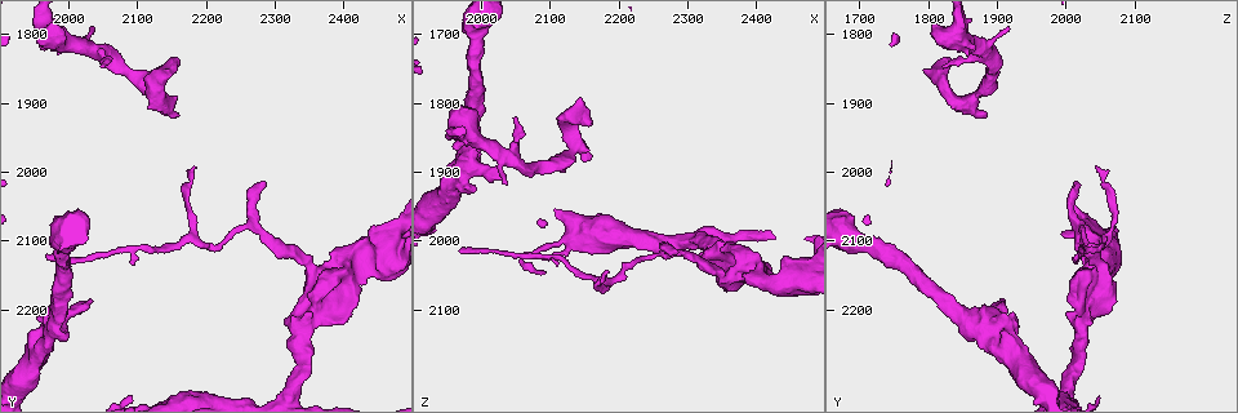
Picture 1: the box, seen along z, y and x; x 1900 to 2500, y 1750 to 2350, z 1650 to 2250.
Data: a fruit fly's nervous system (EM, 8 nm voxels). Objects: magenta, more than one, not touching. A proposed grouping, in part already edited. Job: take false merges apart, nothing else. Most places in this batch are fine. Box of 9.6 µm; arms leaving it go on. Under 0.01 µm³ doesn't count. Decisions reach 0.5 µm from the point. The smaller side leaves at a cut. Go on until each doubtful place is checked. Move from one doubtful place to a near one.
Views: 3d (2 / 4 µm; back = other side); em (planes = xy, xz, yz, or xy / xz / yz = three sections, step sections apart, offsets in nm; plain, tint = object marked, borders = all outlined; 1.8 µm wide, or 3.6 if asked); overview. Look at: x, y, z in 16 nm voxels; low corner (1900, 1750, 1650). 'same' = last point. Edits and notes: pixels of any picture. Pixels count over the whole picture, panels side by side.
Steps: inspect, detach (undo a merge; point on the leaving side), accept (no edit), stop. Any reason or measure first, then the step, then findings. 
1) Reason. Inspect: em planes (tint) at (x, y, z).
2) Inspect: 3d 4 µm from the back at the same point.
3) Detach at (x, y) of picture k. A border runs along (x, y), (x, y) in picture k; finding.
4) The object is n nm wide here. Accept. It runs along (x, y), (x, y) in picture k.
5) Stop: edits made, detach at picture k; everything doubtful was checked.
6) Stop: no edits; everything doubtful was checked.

Looks like a crossing. Inspect: em planes (tint) at (1975, 2225, 1870).

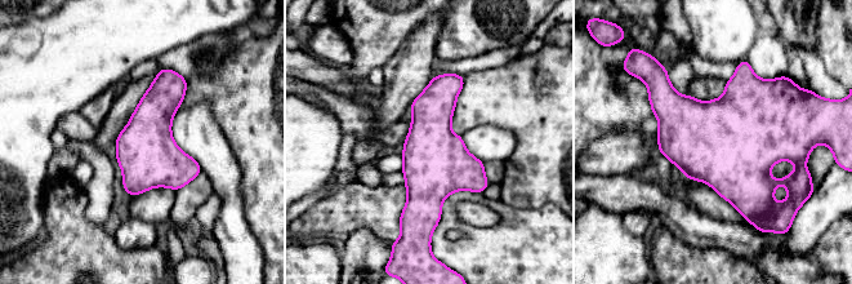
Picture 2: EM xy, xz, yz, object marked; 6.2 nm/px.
Accept. Continuous, no second neuron.

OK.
Calibre changes. Inspect: em planes (tint) at (2390, 2165, 2040).

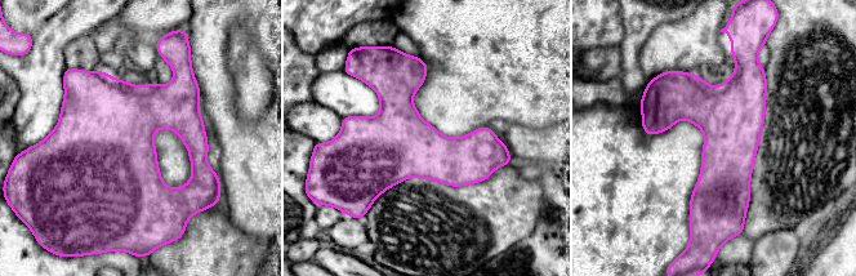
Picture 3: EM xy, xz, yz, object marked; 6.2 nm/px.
The object is 400 nm wide here. Accept. All the same neuron.

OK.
Calibre changes. Inspect: 3d 4 µm at (2455, 2100, 2050).

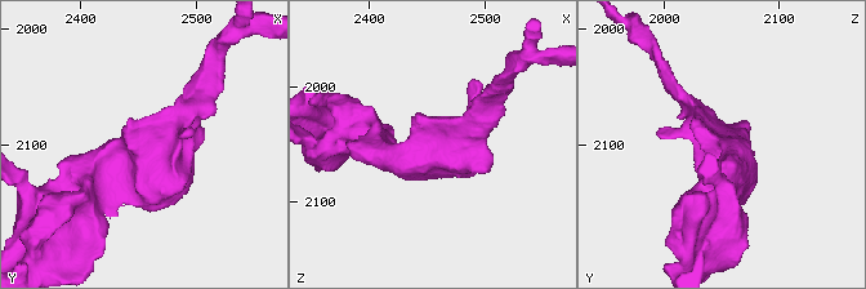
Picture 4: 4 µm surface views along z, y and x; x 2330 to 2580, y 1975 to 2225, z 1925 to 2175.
Inspect: em 3.6 µm planes (tint) at (2456, 2102, 2048).

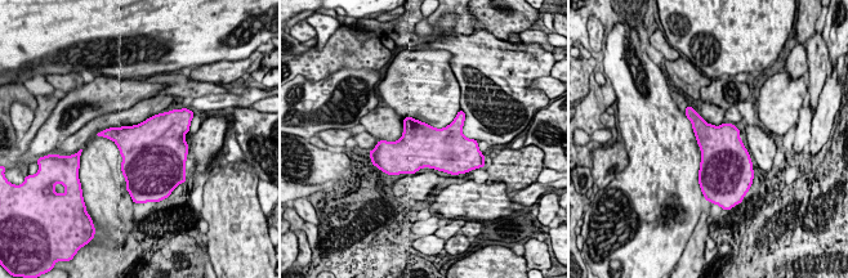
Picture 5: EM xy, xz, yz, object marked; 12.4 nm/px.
The object is 500 nm wide here. Accept. One neuron here.

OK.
Stop: no edits; everything doubtful was checked.

